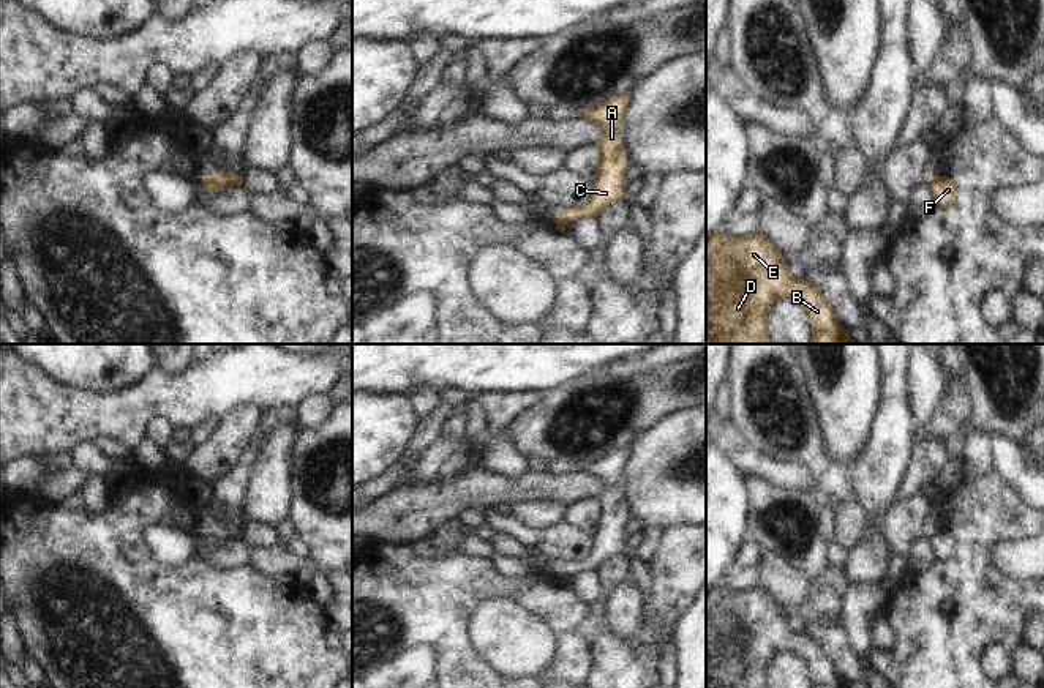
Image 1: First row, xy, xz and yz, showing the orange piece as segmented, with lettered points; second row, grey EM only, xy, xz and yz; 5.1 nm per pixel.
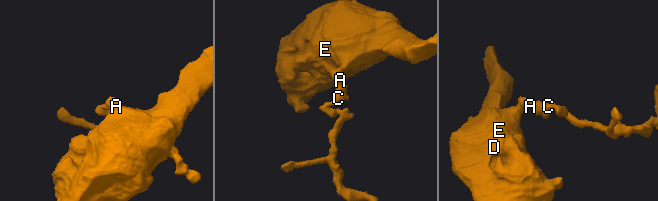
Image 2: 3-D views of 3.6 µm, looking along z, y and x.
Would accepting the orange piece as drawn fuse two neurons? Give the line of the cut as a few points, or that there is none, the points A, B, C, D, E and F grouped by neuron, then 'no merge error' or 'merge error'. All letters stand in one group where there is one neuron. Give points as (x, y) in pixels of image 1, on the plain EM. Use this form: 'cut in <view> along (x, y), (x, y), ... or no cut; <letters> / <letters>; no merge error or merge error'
cut in xy along (207, 529), (220, 542); A B C D E / F; merge error

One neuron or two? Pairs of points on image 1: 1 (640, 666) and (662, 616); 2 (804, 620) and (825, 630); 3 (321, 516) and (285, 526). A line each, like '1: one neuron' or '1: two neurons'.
1: one neuron
2: two neurons
3: two neurons

